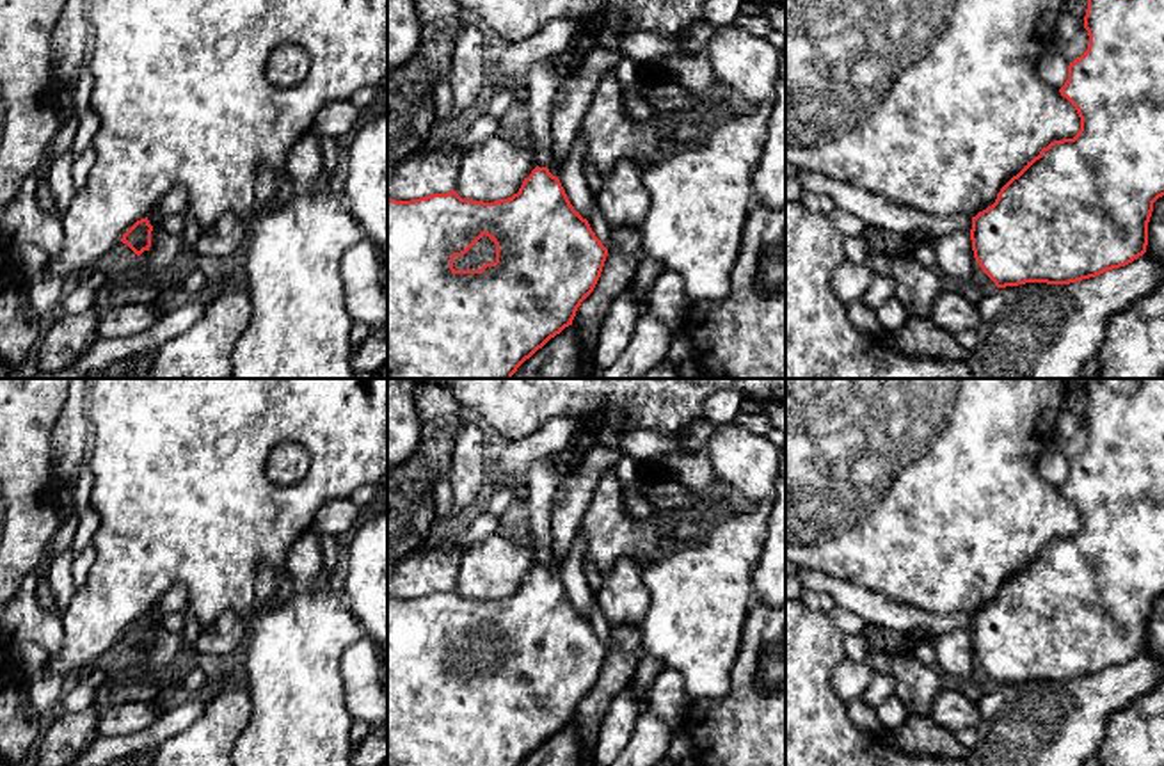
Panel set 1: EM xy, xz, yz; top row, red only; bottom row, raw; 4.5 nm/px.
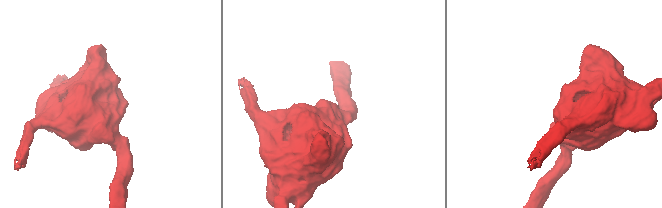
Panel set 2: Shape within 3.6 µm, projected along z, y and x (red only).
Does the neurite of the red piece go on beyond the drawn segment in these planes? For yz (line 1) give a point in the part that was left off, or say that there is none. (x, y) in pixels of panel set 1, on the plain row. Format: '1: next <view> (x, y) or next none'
1: next none

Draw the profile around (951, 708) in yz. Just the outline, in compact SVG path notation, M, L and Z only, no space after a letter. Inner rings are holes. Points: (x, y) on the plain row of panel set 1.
M942 688L933 700L931 718L951 732L961 729L977 729L979 711L976 702L969 700L960 690Z

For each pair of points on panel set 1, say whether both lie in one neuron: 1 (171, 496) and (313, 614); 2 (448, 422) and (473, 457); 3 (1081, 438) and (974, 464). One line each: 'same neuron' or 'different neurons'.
1: different neurons
2: different neurons
3: different neurons

